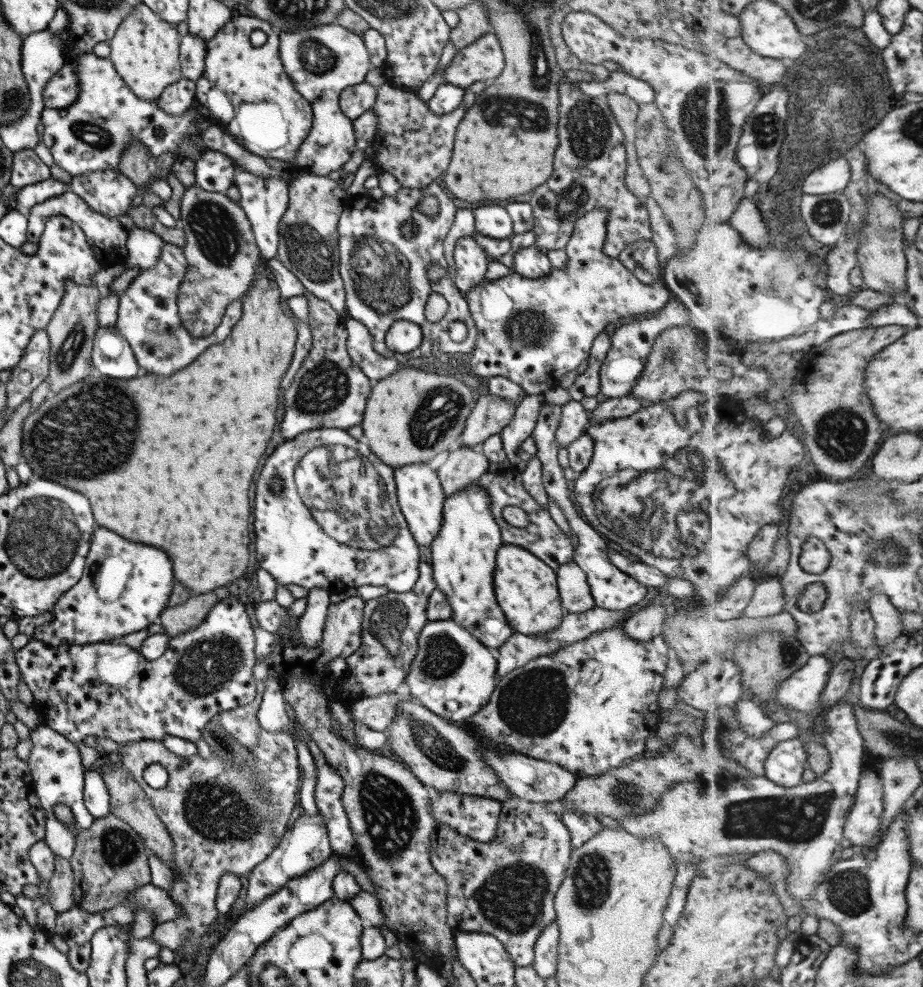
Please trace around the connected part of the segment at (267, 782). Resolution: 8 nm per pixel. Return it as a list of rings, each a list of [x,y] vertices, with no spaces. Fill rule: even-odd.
[[[260,728],[257,745],[250,750],[256,760],[245,768],[231,768],[212,755],[207,760],[197,755],[182,758],[173,755],[163,742],[155,740],[119,745],[120,751],[111,757],[127,770],[128,776],[149,799],[173,843],[179,878],[167,892],[171,900],[183,908],[183,916],[156,924],[149,934],[161,947],[173,950],[183,944],[185,937],[200,938],[220,914],[214,906],[220,876],[225,872],[241,876],[260,864],[275,848],[287,824],[298,812],[302,772],[297,763],[294,740],[289,732],[268,733]],[[150,764],[159,764],[167,771],[165,787],[153,789],[144,782],[142,772]],[[257,785],[260,788],[255,791]]]

